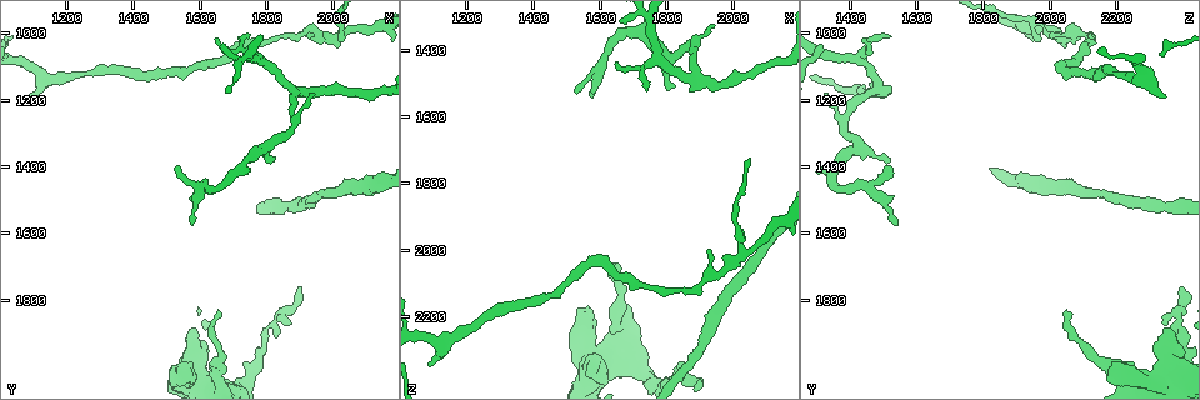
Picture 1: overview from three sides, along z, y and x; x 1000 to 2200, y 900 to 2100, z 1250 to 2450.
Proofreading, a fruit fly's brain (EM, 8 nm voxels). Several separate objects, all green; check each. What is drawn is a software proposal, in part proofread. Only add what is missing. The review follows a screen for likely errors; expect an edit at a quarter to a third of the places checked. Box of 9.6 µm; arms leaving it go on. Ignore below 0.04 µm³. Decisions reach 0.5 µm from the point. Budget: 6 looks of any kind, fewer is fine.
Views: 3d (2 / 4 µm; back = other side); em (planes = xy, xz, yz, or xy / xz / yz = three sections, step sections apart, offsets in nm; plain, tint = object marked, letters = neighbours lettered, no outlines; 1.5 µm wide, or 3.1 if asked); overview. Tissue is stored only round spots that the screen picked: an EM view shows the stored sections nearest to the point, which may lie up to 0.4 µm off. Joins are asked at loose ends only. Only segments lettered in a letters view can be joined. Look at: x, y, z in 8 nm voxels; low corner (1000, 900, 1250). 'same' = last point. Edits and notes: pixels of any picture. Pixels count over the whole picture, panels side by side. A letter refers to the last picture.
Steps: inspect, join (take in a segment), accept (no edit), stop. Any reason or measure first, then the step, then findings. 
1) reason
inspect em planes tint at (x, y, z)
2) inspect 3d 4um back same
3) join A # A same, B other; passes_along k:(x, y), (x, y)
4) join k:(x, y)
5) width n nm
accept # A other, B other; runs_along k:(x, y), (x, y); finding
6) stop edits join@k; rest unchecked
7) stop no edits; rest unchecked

tapers out
inspect em xz step 4 tint at (1920, 1020, 2000)

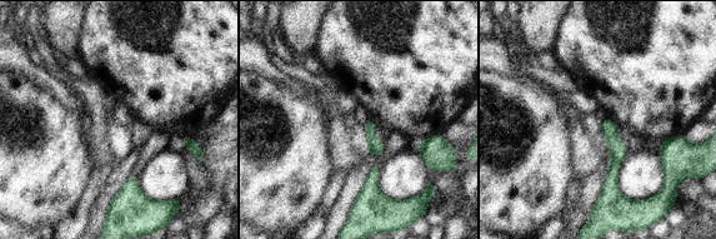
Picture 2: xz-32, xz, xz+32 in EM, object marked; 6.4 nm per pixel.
inspect em planes letters same

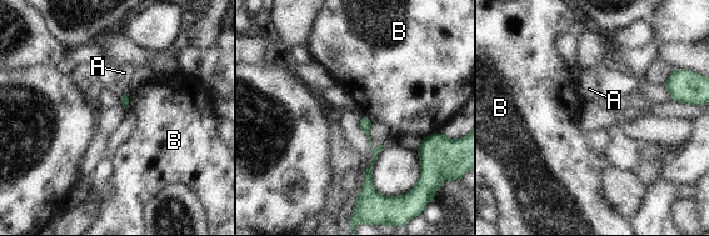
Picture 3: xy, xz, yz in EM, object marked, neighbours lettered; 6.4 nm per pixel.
accept # A other, B other; runs_along 3:(364, 119), (374, 150), (369, 189); none of them fits

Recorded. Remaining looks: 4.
thin end
inspect 3d 2um back at (1740, 1010, 1520)

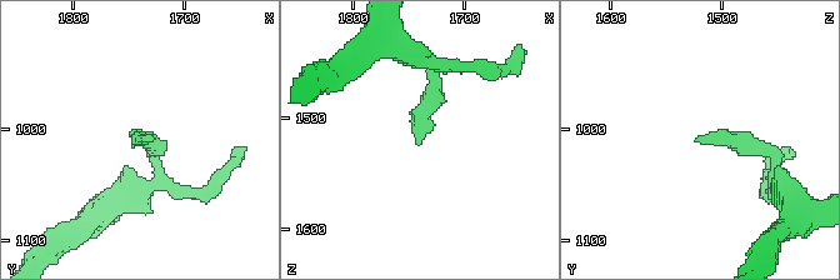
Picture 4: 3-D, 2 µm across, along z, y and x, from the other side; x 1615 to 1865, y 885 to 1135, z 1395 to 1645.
inspect em xz step 8 letters at (1742, 1012, 1522)

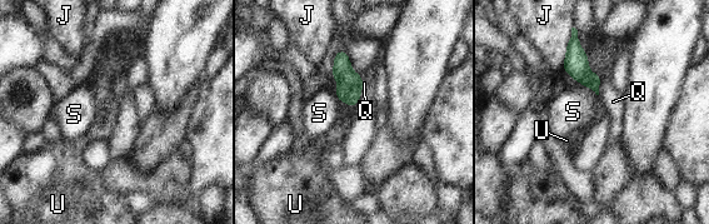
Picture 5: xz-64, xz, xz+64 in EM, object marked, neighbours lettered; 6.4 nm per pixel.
inspect em planes letters same

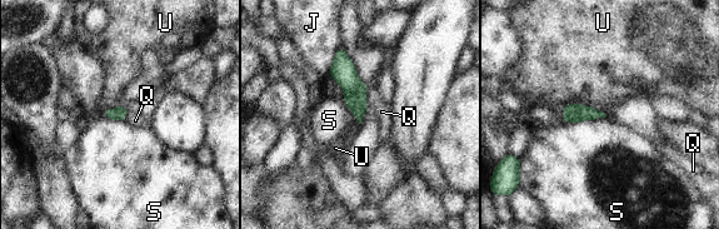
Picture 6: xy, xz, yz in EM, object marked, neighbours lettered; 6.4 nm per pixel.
accept # J other, Q other, S other, U other; runs_along 6:(340, 51), (359, 115); none of them fits

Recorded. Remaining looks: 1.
stop no edits; rest unchecked

